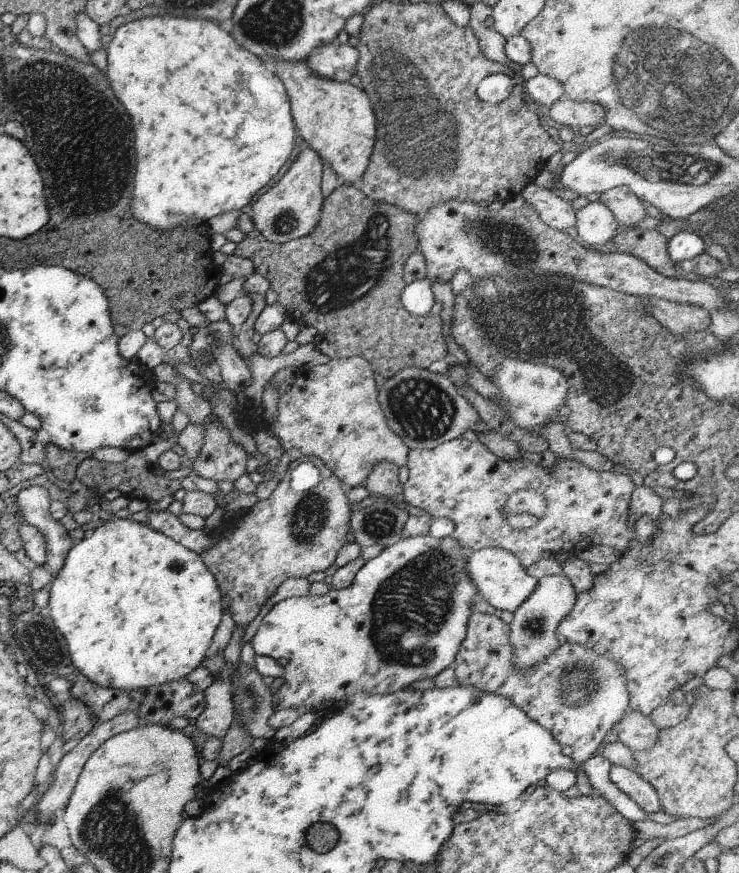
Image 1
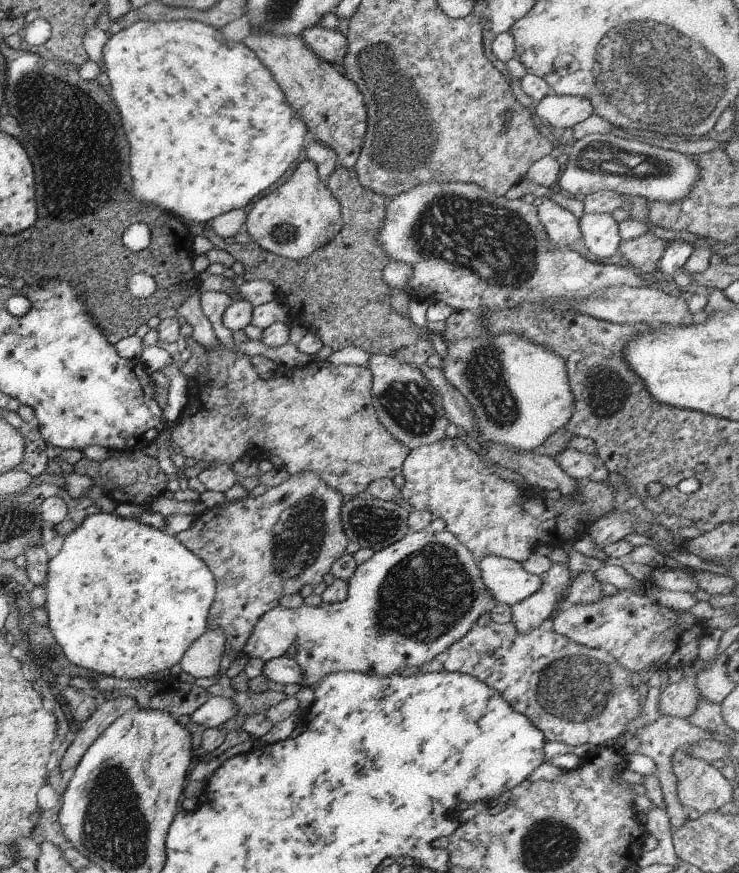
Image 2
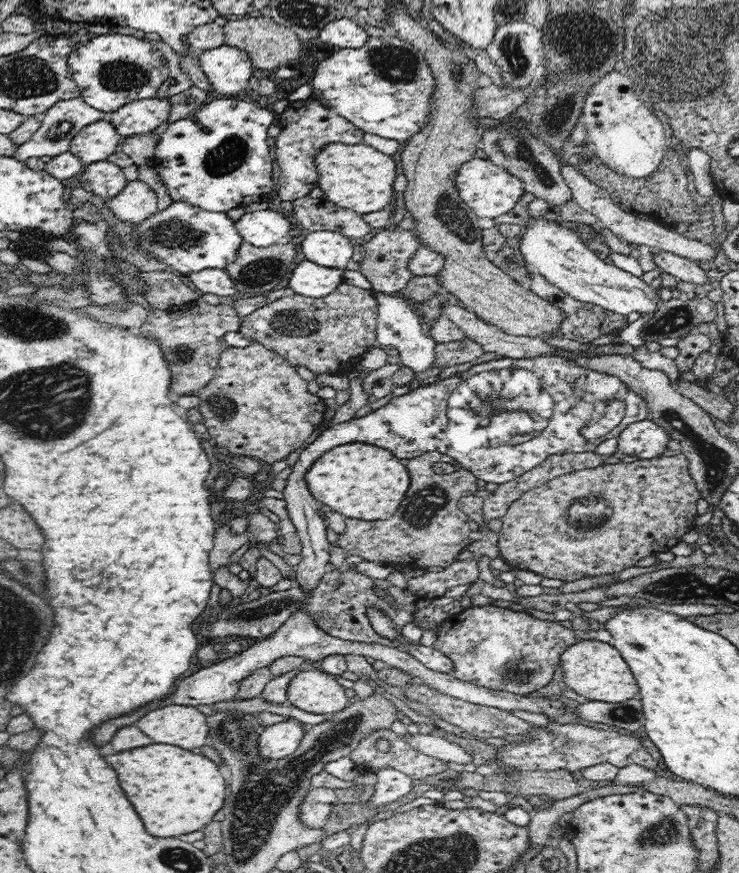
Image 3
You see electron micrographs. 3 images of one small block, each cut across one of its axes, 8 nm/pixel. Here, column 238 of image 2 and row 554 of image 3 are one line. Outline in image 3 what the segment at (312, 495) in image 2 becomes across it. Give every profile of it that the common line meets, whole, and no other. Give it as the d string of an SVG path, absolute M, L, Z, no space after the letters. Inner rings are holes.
M683 454L630 464L599 465L550 480L526 491L515 500L504 516L499 531L499 554L512 568L540 574L542 578L565 582L588 576L620 572L636 566L642 558L666 552L681 543L682 536L695 527L696 500L700 493L688 473L689 463Z

